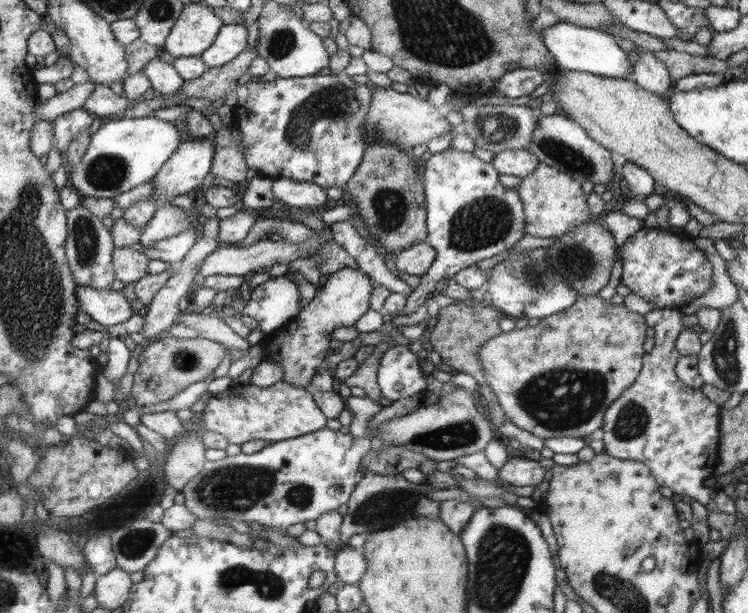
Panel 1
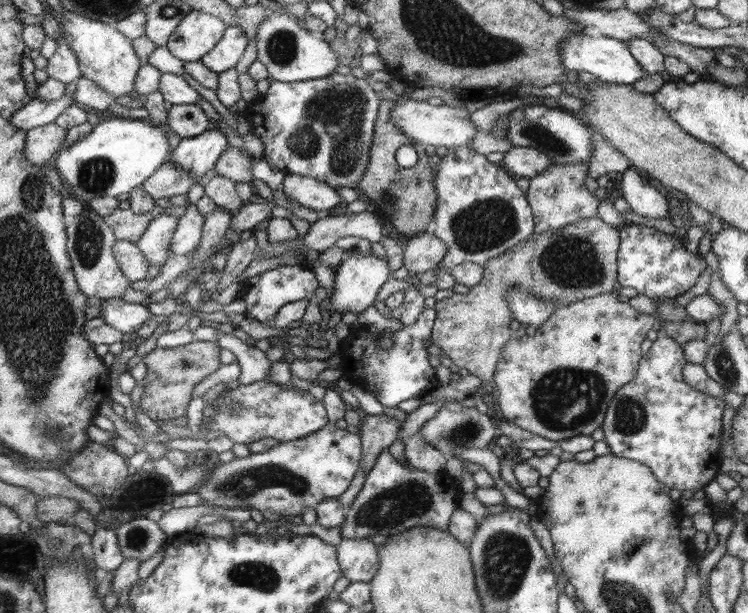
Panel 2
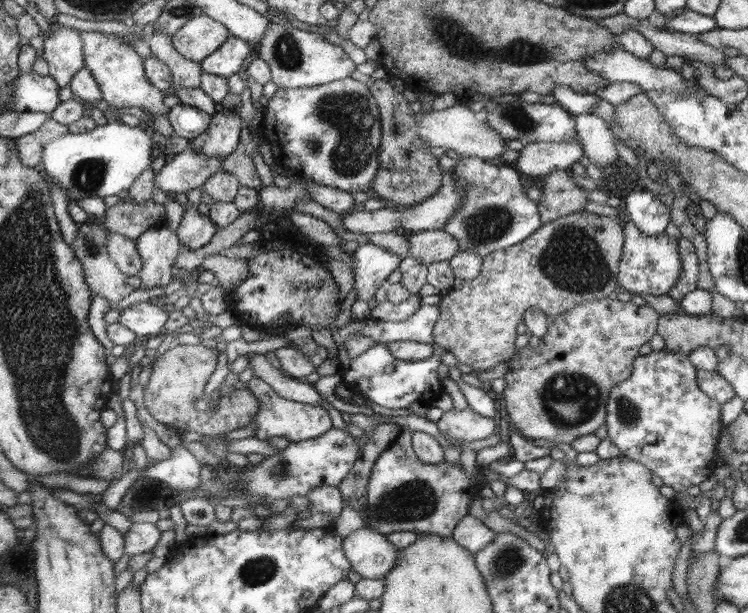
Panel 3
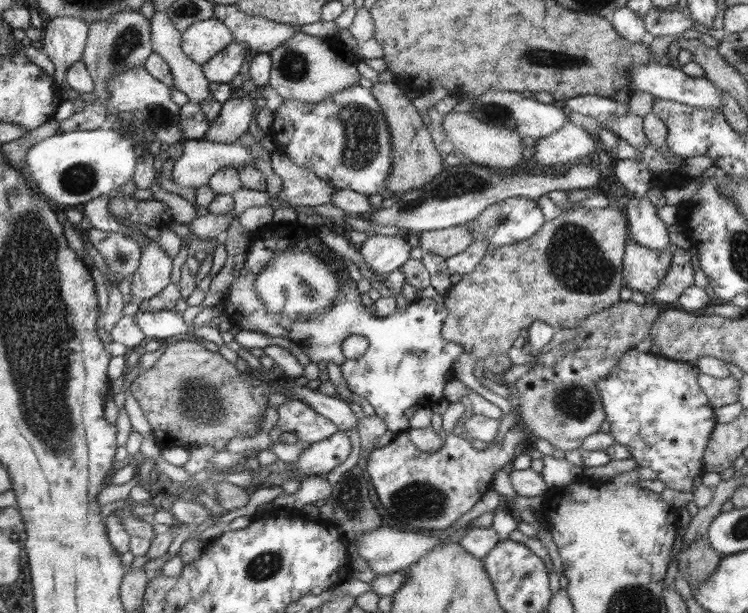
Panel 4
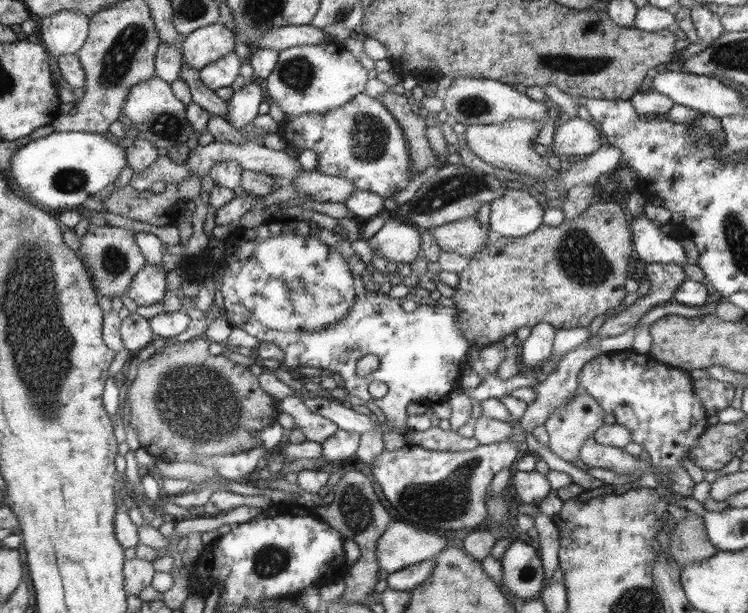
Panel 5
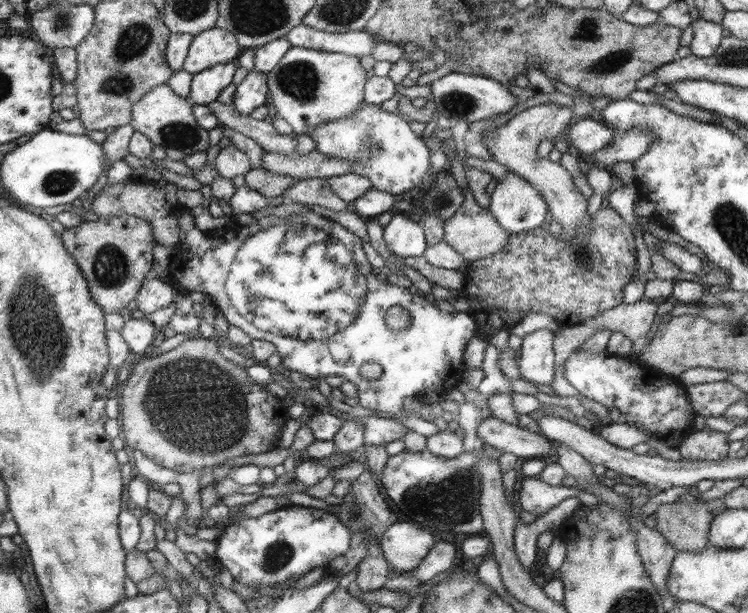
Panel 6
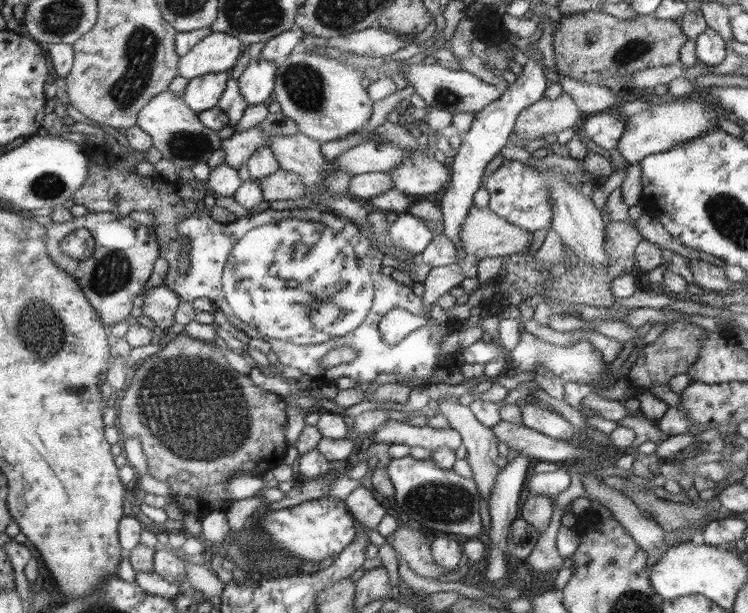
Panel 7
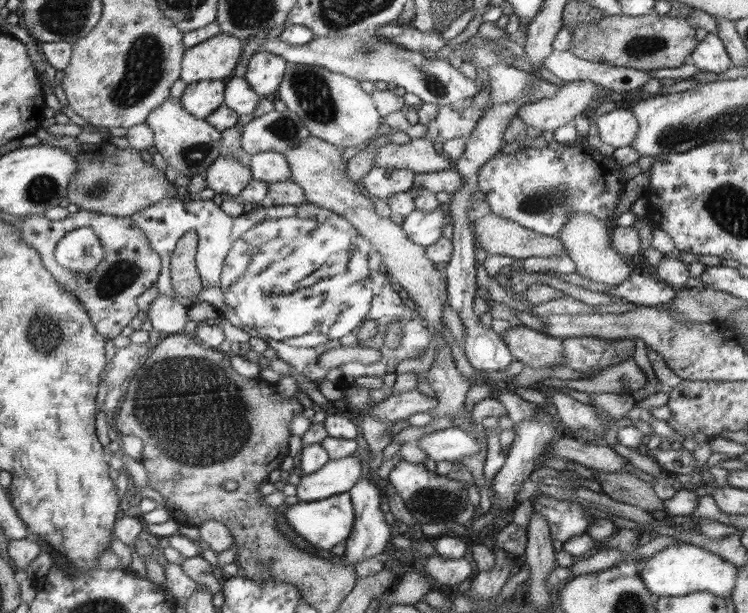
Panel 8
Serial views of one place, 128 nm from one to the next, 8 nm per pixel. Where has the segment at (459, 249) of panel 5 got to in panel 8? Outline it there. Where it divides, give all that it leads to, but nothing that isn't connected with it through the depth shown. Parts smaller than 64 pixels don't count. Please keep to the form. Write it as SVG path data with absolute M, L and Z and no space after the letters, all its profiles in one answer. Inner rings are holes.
M489 213L474 222L475 240L486 254L497 254L498 256L509 256L509 261L514 259L532 258L542 256L548 258L566 251L560 239L545 234L540 234L528 227L520 226L517 222L502 218L500 215Z

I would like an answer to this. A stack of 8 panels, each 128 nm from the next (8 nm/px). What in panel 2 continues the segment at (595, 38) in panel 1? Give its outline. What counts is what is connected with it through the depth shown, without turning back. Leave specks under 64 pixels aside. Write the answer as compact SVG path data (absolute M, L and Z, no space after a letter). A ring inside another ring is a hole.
M588 34L570 36L568 40L562 42L560 59L563 60L564 67L567 67L568 70L576 73L588 72L600 82L608 82L608 84L633 86L641 78L646 78L646 73L642 71L640 64L632 57L628 46L620 40L606 36L588 36Z

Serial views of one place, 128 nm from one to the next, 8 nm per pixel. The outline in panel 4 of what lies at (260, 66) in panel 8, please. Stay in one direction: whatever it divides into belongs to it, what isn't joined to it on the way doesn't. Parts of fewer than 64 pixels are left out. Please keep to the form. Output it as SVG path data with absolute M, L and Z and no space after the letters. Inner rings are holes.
M237 91L222 105L219 117L210 125L205 139L212 143L235 144L252 124L256 95Z

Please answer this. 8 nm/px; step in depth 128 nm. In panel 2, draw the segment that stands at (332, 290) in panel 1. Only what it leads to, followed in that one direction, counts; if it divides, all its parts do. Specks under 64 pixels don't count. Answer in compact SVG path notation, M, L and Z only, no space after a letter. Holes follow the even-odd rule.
M374 253L352 254L344 257L342 263L334 269L334 285L330 294L330 306L328 316L323 316L324 321L329 321L333 312L344 315L346 312L361 313L368 307L373 306L379 297L382 286L390 279L390 269L387 259L380 259Z

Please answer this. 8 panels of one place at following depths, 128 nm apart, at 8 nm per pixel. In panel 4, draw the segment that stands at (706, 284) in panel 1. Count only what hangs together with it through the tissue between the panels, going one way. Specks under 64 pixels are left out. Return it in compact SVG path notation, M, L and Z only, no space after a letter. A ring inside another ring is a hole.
M628 236L623 256L623 286L645 295L654 293L669 272L675 246L654 250Z

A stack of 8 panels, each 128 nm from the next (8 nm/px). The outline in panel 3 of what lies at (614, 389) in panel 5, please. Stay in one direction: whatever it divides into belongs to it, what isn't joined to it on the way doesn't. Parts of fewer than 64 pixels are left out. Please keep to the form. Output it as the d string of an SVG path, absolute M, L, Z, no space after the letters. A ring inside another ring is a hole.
M666 346L646 356L640 354L634 362L631 377L616 385L607 400L607 437L618 446L620 455L644 463L644 466L662 478L664 485L676 492L708 480L712 470L717 467L714 456L718 434L722 430L720 403L699 386L698 370L689 355Z

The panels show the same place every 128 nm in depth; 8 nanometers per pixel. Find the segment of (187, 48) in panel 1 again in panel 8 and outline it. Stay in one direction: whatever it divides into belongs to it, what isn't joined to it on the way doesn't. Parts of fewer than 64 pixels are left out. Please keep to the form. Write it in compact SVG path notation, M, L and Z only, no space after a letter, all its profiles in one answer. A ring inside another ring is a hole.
M218 34L183 54L182 80L187 85L206 80L224 81L226 76L230 76L234 72L234 66L238 64L240 56L242 56L242 40L230 34Z

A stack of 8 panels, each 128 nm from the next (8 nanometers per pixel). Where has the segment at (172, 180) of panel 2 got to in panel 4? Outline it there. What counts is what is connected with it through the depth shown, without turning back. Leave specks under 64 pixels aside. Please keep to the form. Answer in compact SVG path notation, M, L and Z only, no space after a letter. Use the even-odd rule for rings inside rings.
M186 139L184 154L176 160L172 180L182 188L198 188L208 184L215 172L242 166L256 168L250 150L239 143L221 144L202 139Z

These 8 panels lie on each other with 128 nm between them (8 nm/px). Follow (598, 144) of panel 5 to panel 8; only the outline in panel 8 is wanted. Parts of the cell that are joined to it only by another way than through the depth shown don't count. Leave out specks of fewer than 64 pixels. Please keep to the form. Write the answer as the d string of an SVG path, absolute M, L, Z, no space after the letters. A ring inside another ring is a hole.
M618 105L614 110L601 114L596 119L598 136L605 147L631 147L636 138L638 125L630 108Z

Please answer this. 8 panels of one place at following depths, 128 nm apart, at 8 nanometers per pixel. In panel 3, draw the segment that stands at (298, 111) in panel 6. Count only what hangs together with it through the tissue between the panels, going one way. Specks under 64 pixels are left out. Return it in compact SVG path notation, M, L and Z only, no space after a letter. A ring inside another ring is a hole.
M270 23L262 42L255 47L255 55L270 66L271 81L279 88L314 88L328 82L351 77L356 66L346 52L326 41L324 36L305 32L292 26Z

